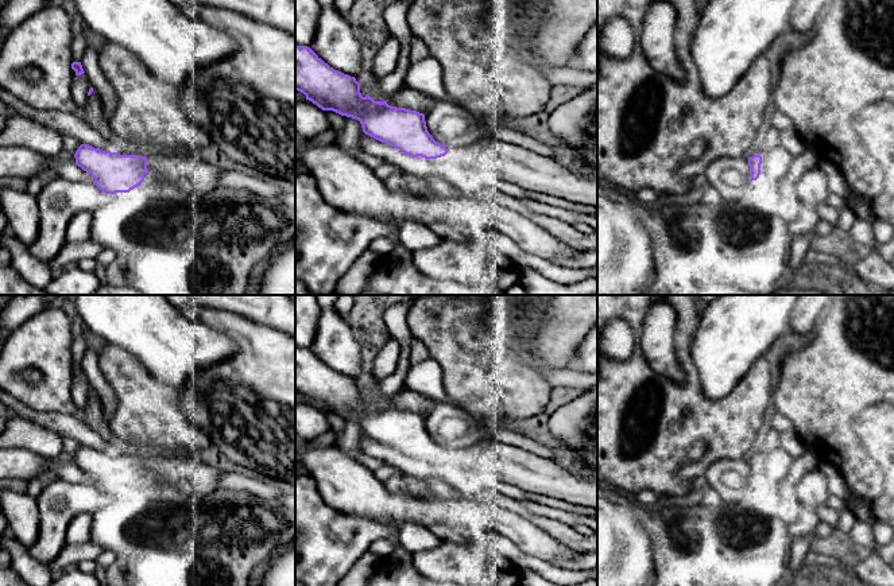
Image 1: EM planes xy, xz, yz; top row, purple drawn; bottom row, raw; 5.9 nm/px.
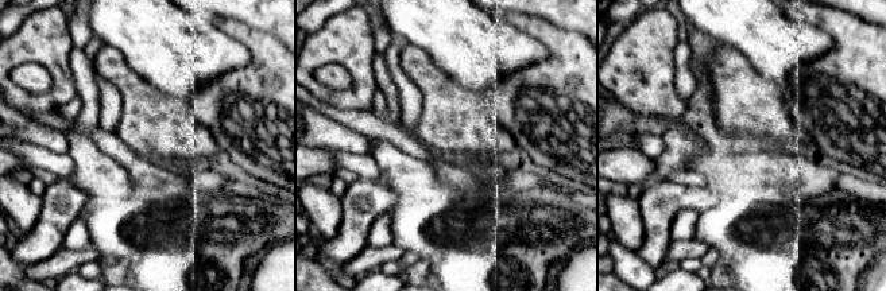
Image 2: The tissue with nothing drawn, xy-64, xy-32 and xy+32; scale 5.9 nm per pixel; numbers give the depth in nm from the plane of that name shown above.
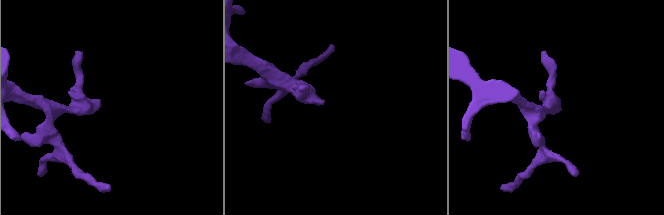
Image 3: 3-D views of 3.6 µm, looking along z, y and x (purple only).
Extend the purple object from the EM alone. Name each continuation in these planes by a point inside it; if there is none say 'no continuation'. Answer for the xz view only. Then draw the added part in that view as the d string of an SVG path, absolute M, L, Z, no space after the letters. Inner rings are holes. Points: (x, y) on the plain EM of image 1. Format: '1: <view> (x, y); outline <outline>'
1: xz (488, 464); outline M494 439L464 449L461 467L407 458L400 470L413 478L440 478L461 496L473 496L504 482L530 493L597 509L597 480L576 476L547 458Z

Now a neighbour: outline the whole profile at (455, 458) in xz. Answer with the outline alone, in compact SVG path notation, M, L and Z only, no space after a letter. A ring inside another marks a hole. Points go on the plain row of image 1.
M445 447L449 453L445 458L429 461L429 463L438 466L461 467L464 465L464 449Z

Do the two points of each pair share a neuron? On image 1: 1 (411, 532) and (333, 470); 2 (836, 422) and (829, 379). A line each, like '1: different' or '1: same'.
1: different
2: same

